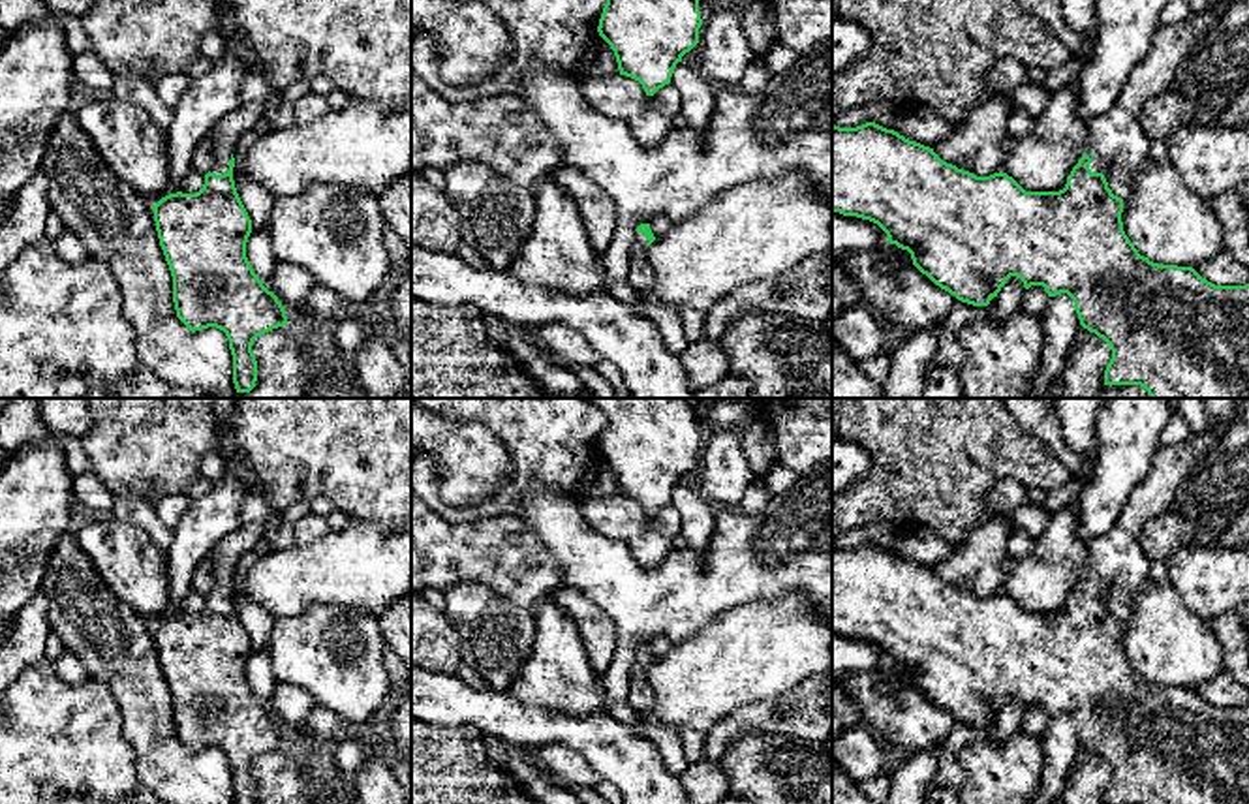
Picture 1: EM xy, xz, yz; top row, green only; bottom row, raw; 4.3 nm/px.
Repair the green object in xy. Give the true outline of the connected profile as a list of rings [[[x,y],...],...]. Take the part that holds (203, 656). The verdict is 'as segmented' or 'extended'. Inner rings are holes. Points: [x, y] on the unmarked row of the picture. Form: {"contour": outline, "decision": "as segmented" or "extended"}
{"contour": [[[250,522],[218,541],[208,554],[214,560],[214,586],[205,595],[203,609],[195,614],[169,614],[152,626],[160,667],[173,697],[177,738],[192,753],[208,748],[225,753],[233,776],[233,804],[257,802],[257,781],[252,772],[254,761],[287,746],[282,723],[263,706],[246,678],[252,641],[233,601],[233,571],[237,562],[257,545],[263,533],[263,524]]], "decision": "extended"}

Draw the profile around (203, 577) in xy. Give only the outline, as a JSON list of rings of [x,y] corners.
[[[207,556],[201,560],[192,577],[192,590],[207,595],[214,586],[214,560]]]

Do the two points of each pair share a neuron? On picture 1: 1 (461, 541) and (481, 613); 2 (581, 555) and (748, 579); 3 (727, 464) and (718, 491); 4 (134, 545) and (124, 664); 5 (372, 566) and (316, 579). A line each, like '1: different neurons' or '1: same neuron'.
1: different neurons
2: same neuron
3: same neuron
4: different neurons
5: same neuron

